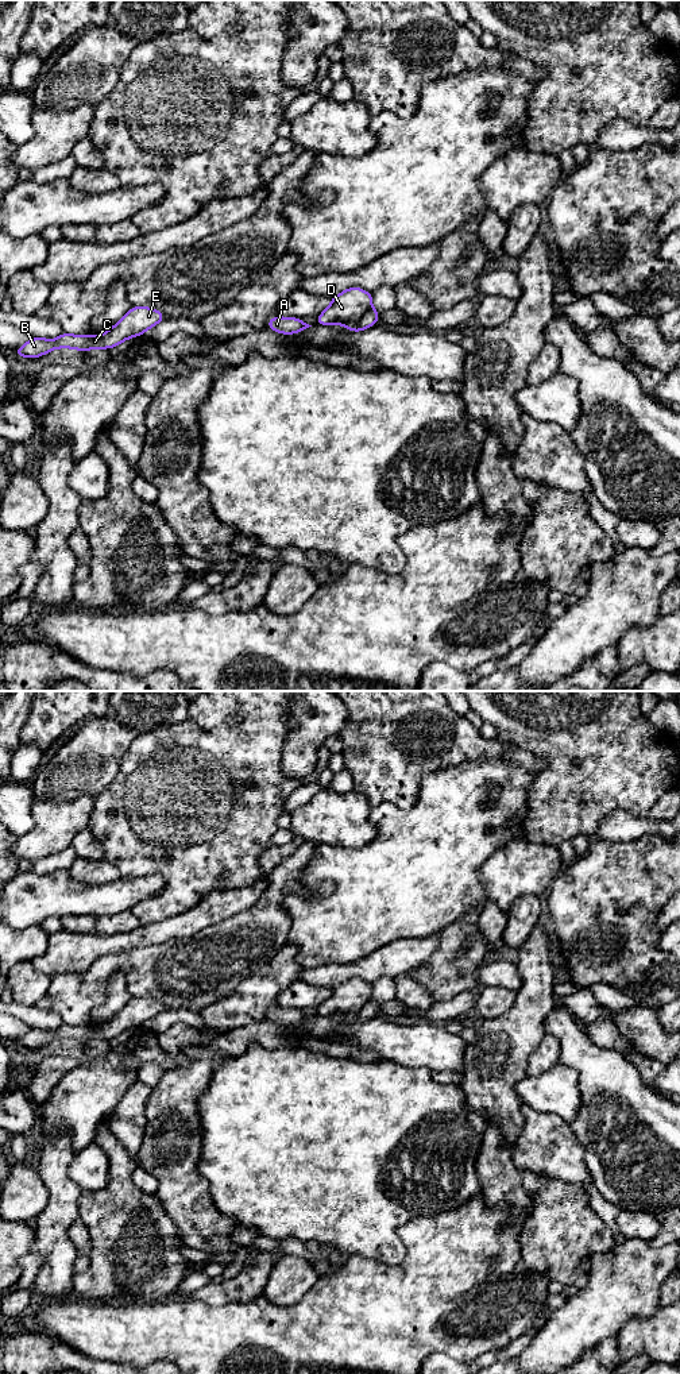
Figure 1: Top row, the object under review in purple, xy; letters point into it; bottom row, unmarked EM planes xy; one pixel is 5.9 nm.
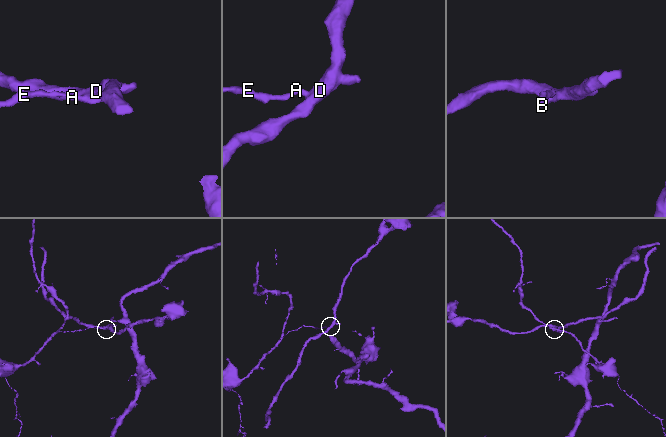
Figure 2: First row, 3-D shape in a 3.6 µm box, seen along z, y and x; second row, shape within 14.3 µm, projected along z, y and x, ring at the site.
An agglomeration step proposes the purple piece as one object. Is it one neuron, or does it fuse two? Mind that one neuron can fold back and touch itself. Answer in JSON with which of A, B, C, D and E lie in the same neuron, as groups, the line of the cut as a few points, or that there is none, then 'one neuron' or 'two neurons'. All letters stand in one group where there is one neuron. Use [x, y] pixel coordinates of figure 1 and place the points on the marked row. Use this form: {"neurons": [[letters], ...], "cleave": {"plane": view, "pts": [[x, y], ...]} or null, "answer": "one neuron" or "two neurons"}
{"neurons": [["A", "B", "C", "E"], ["D"]], "cleave": {"plane": "xy", "pts": [[371, 308], [350, 328]]}, "answer": "two neurons"}

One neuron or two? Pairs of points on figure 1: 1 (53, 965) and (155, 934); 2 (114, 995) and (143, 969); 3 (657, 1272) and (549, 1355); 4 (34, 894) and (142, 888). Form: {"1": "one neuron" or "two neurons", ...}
{"1": "one neuron", "2": "two neurons", "3": "one neuron", "4": "one neuron"}

